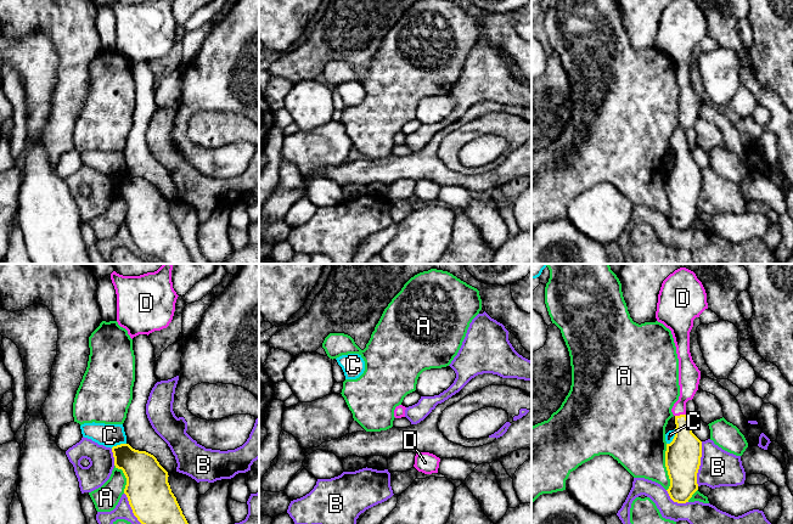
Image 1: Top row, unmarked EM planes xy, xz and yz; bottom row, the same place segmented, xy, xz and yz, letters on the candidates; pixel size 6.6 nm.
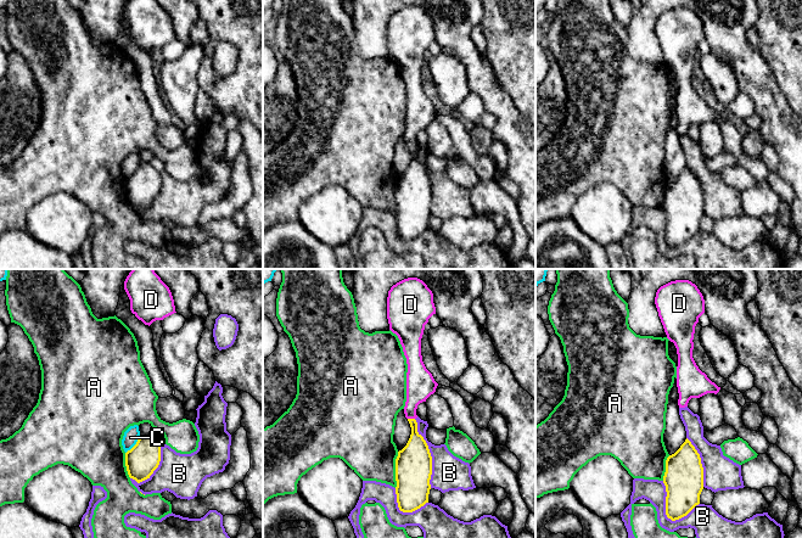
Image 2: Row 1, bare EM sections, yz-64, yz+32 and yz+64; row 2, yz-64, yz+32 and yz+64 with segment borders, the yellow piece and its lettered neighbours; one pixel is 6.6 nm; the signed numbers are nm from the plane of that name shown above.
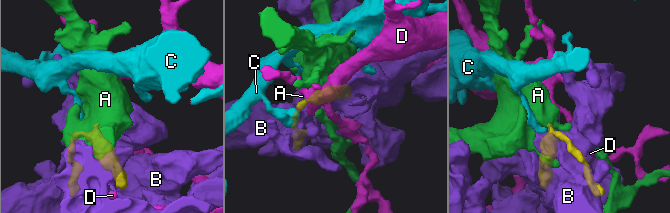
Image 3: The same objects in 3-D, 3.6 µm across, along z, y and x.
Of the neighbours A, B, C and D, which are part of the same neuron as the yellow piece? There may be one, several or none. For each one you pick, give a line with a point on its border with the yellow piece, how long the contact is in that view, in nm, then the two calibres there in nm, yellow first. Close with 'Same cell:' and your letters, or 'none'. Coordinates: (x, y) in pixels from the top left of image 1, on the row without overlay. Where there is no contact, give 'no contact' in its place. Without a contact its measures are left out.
D: meets yellow in yz at (680, 142); contact 70 nm long; 220 nm thick on the yellow side, 140 nm on the other
Same cell: D

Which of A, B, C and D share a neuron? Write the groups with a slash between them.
A / B / C / D

